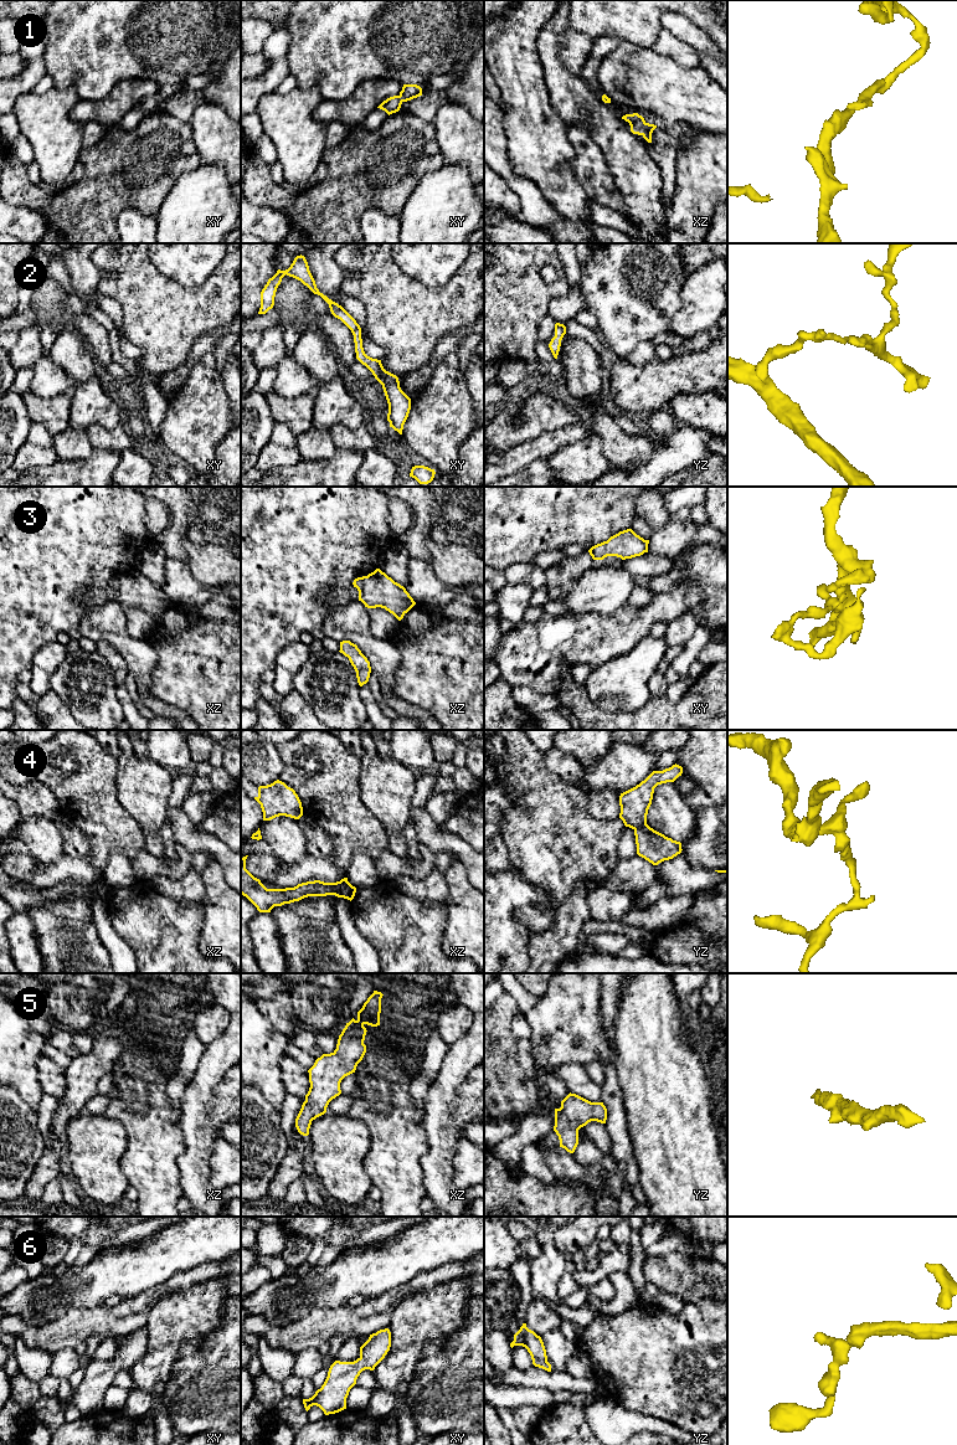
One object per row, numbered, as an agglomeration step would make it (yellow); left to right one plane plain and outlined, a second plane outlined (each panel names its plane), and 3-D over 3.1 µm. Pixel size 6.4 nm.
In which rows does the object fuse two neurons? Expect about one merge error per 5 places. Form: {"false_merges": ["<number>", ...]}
{"false_merges": ["4"]}

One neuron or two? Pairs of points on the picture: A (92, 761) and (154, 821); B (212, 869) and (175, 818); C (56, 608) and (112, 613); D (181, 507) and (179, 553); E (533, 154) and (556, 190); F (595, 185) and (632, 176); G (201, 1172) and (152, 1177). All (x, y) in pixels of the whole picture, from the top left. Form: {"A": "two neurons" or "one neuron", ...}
{"A": "two neurons", "B": "two neurons", "C": "two neurons", "D": "one neuron", "E": "one neuron", "F": "two neurons", "G": "two neurons"}

